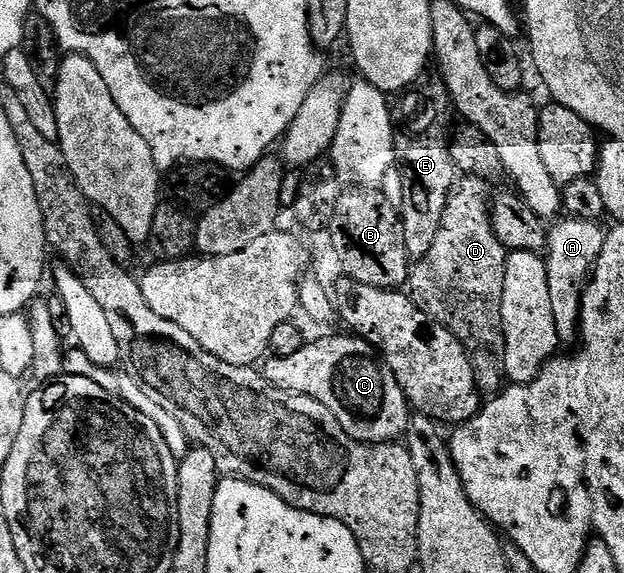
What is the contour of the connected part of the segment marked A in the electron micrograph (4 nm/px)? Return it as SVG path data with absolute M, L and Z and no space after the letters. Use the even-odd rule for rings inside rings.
M571 216L561 217L555 225L548 231L546 251L550 306L554 308L554 326L561 343L568 344L572 341L575 343L579 339L584 292L588 289L589 281L595 271L596 261L602 256L606 230L600 222L591 222Z

